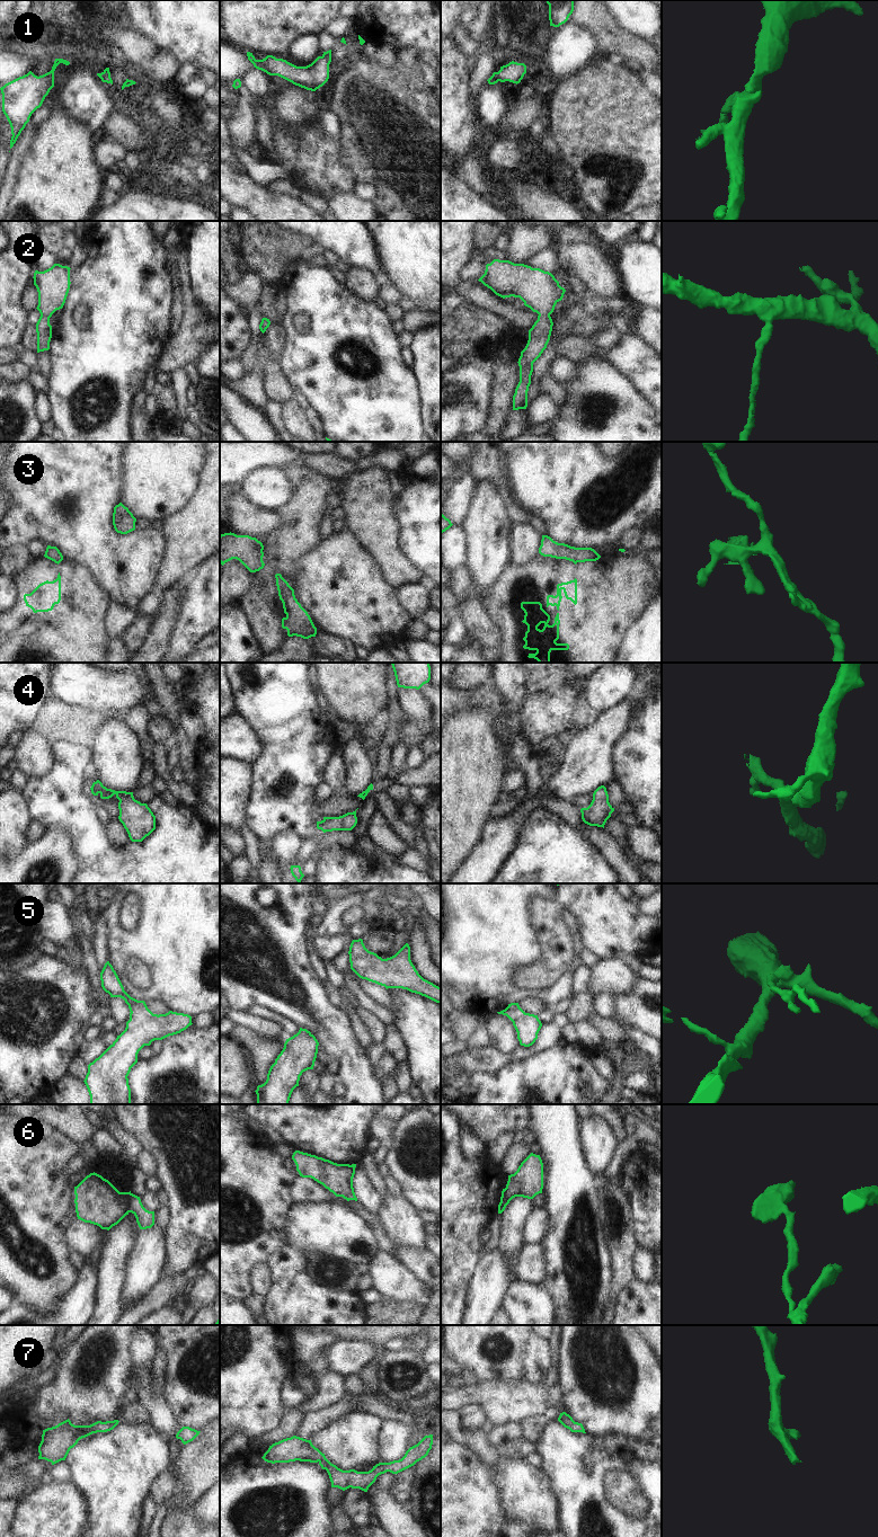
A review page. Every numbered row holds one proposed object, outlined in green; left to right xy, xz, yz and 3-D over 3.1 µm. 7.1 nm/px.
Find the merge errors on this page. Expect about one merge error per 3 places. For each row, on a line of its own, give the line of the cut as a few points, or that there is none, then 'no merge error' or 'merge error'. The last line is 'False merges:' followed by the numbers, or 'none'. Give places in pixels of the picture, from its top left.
1: cut none; no merge error
2: cut none; no merge error
3: cut xz (278, 574), (280, 578), (276, 585); merge error
4: cut none; no merge error
5: cut none; no merge error
6: cut xy (131, 1193), (129, 1211); merge error
7: cut none; no merge error
False merges: 3, 6

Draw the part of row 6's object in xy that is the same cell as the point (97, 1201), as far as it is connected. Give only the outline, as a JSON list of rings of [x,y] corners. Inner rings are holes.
[[[97,1173],[87,1175],[74,1187],[78,1219],[109,1231],[130,1212],[130,1192],[119,1192]]]

